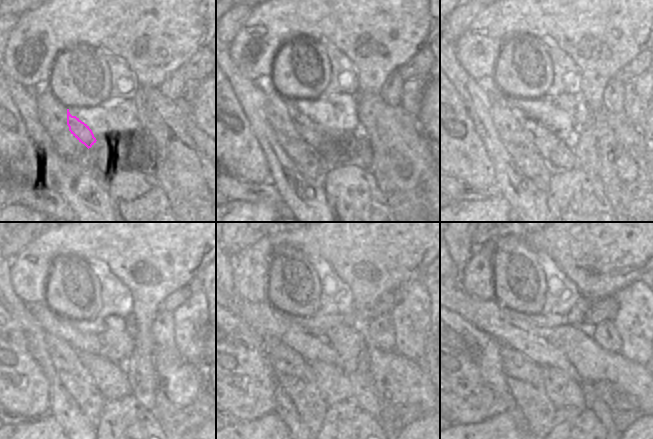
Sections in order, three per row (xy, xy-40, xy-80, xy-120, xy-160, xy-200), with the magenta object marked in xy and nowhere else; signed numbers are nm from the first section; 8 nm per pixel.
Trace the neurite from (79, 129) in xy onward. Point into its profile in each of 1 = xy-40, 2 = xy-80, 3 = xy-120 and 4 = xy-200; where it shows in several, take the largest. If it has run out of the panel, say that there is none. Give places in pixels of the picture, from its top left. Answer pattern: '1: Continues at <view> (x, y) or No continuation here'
1: Continues at xy-40 (311, 132)
2: Continues at xy-80 (558, 153)
3: Continues at xy-120 (110, 378)
4: Continues at xy-200 (563, 391)

